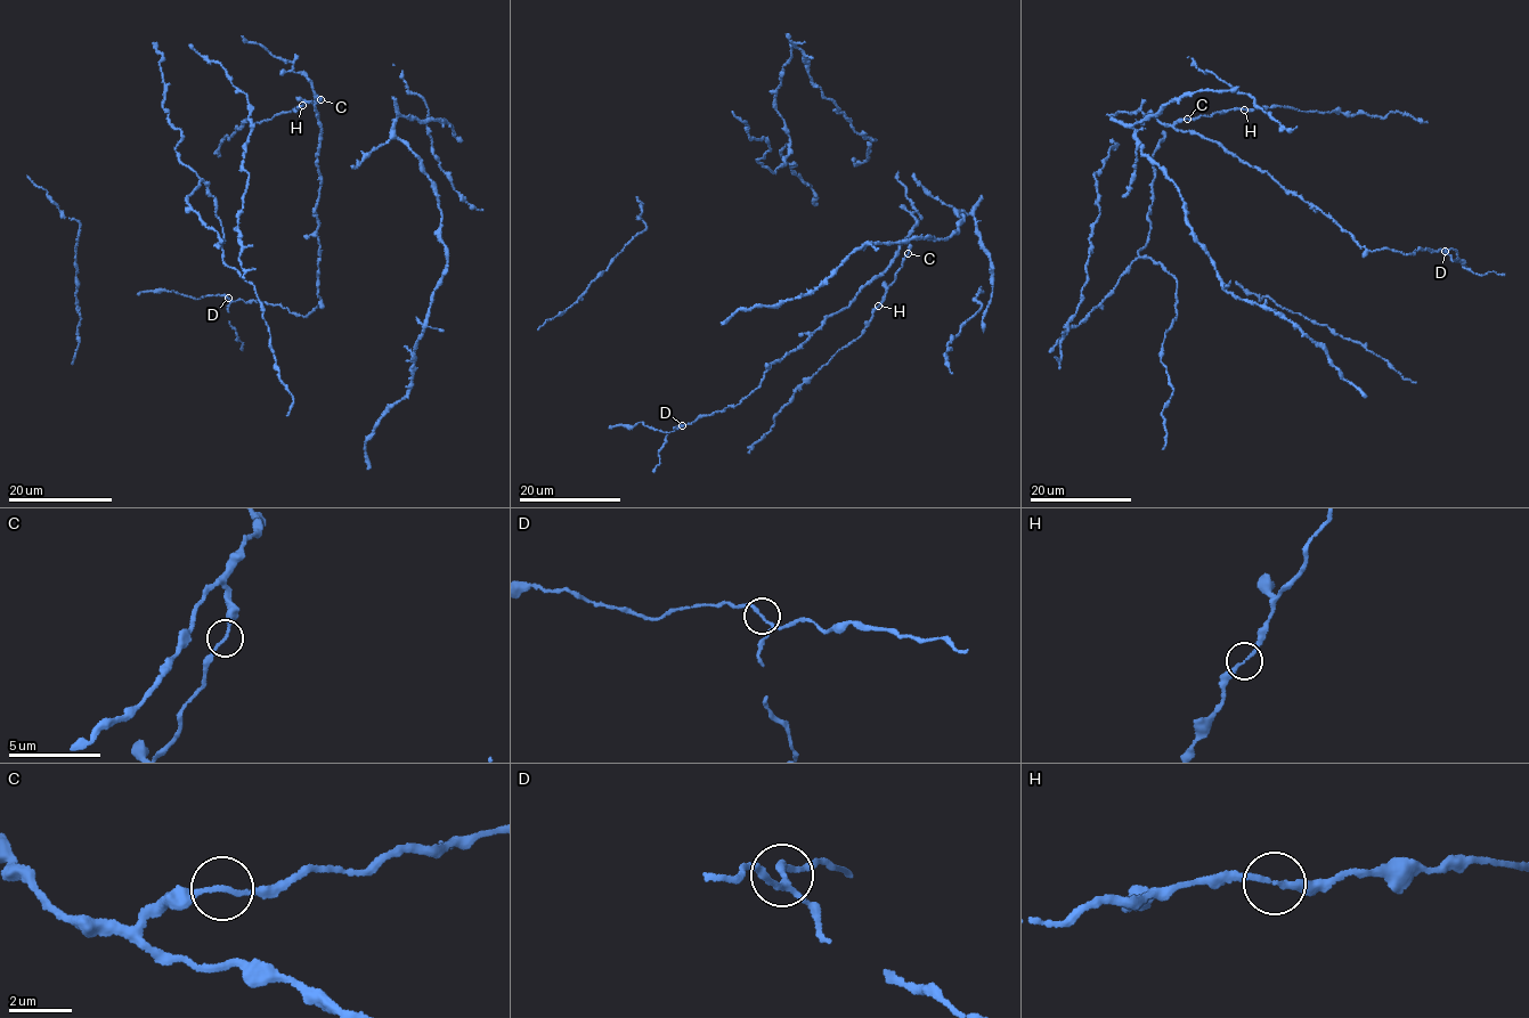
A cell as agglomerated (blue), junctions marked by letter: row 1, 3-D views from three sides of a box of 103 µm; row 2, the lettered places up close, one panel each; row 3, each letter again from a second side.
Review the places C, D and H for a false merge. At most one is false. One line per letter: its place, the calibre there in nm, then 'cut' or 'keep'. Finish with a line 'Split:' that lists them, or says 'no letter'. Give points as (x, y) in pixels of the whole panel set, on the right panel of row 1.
C: place (1187, 119); calibre 160 nm; keep
D: place (1445, 251); calibre 150 nm; keep
H: place (1244, 110); calibre 170 nm; keep
Split: no letter

